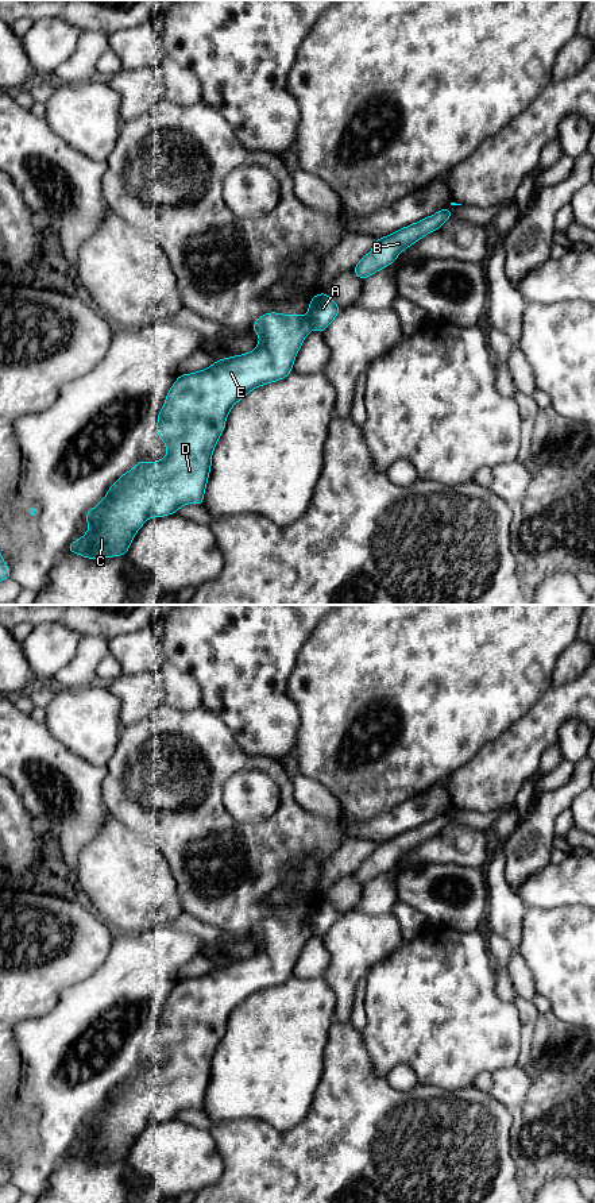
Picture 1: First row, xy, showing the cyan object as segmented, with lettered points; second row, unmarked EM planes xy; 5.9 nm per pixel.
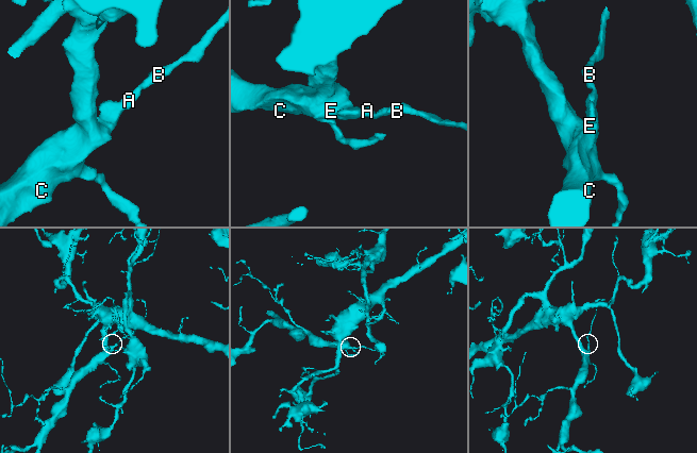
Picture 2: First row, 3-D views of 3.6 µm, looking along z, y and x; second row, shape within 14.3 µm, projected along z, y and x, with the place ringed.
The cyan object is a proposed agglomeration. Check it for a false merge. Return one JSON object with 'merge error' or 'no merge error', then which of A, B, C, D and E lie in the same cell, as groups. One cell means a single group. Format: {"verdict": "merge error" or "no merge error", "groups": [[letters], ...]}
{"verdict": "merge error", "groups": [["A", "B"], ["C", "D", "E"]]}

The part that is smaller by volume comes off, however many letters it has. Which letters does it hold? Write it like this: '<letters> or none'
A, B

